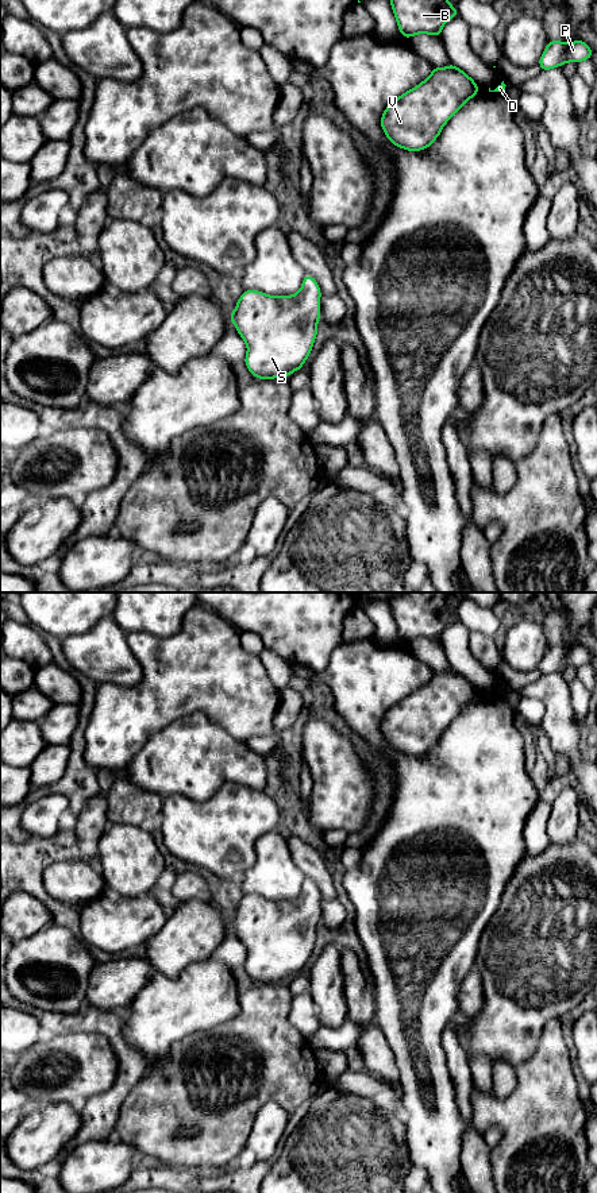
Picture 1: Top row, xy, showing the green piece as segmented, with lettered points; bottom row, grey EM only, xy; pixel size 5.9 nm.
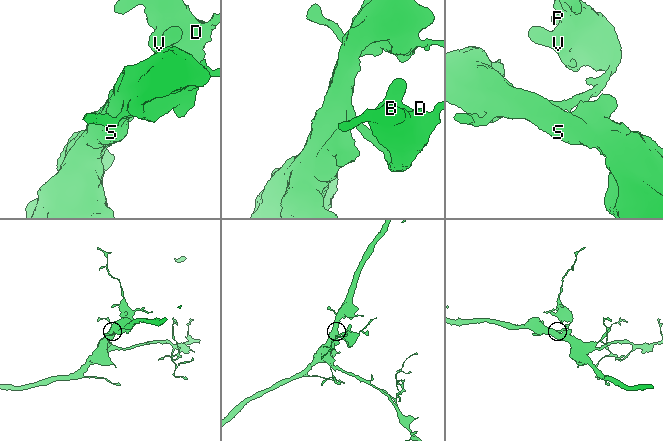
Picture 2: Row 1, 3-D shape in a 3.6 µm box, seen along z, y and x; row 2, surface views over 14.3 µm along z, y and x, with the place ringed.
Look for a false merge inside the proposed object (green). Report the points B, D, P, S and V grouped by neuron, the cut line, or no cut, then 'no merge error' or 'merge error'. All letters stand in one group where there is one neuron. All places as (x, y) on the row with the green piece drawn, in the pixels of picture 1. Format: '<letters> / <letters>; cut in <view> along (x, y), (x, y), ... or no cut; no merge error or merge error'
B D P S V; no cut; no merge error

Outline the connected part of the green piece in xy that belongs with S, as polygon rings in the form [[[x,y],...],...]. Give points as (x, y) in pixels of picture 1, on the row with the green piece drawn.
[[[305,274],[301,289],[292,296],[269,296],[259,290],[244,290],[228,316],[247,345],[244,364],[257,379],[289,377],[311,355],[320,320],[321,290],[317,281]]]

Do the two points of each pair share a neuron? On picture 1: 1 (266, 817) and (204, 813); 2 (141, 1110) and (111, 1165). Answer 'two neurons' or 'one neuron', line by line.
1: one neuron
2: two neurons

